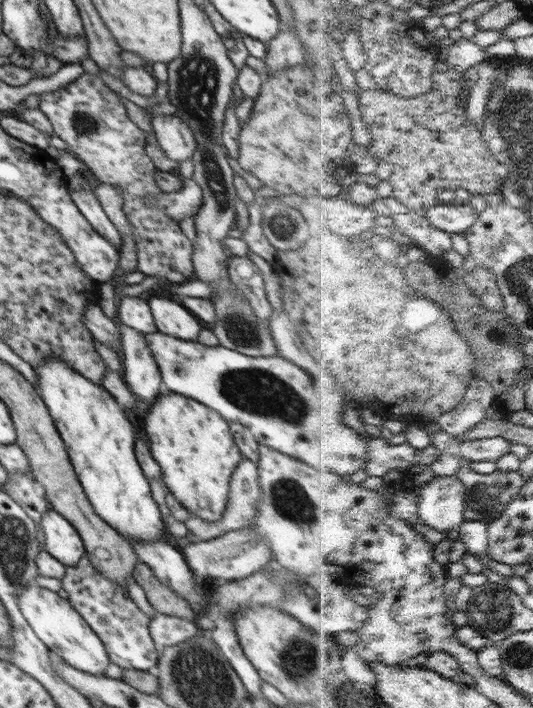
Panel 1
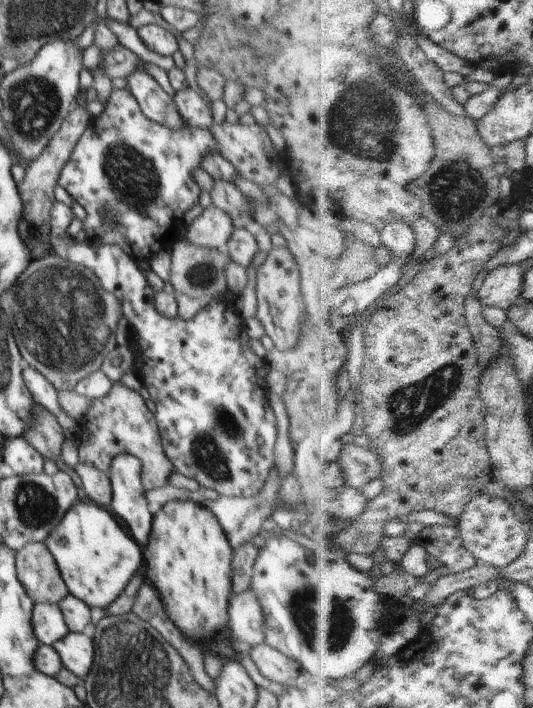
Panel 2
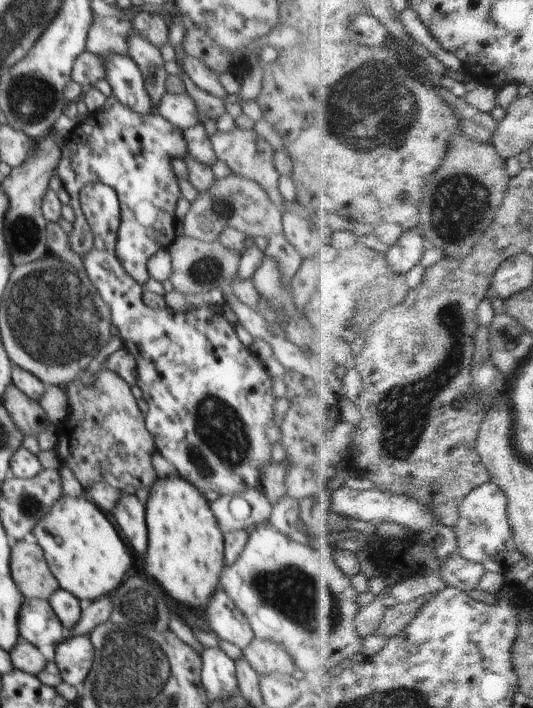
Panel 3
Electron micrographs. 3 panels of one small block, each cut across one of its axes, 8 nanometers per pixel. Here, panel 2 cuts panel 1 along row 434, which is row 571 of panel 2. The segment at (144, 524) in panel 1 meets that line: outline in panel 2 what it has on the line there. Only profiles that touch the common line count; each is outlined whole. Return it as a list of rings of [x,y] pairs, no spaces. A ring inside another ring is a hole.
[[[78,500],[46,540],[70,594],[84,601],[93,612],[106,611],[121,595],[138,566],[142,554],[138,544],[122,529],[118,520],[92,500]]]

